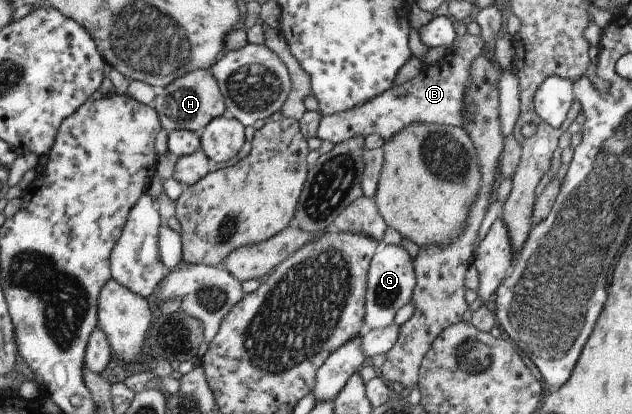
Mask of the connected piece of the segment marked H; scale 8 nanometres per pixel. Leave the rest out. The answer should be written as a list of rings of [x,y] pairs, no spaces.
[[[194,70],[180,76],[163,89],[157,89],[157,95],[151,104],[157,115],[160,129],[167,133],[184,130],[199,135],[213,120],[225,114],[226,108],[217,88],[215,79],[209,70]]]

